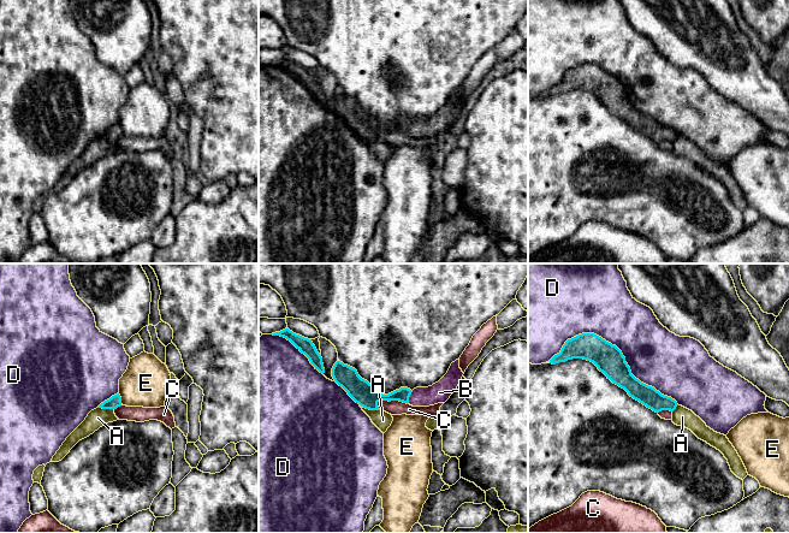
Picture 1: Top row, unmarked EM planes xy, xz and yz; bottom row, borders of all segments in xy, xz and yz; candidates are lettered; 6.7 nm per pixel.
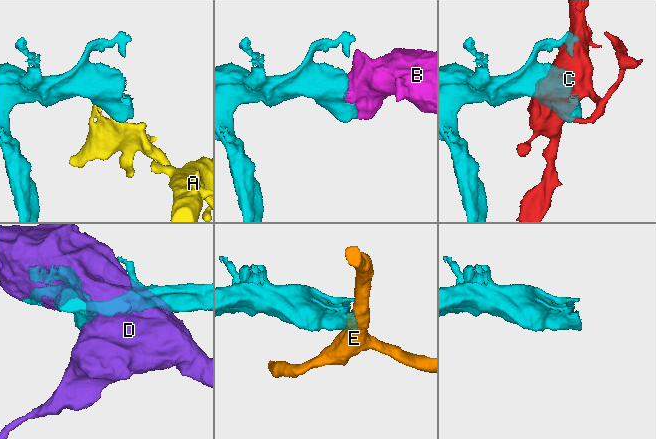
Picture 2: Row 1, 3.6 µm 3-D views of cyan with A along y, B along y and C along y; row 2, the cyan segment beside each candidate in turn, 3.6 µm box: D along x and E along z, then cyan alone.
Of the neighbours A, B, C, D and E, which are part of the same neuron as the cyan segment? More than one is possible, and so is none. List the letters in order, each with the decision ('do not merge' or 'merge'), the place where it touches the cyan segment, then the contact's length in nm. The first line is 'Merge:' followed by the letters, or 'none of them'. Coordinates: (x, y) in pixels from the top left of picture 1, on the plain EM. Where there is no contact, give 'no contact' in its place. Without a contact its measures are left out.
Merge: B
A: do not merge; meets cyan in xz at (369, 140); contact 140 nm long
B: merge; meets cyan in xz at (409, 126); contact 100 nm long
C: do not merge; meets cyan in xz at (392, 130); contact 200 nm long
D: do not merge; meets cyan in yz at (617, 78); contact 900 nm long
E: do not merge; meets cyan in xy at (120, 129); contact 80 nm long

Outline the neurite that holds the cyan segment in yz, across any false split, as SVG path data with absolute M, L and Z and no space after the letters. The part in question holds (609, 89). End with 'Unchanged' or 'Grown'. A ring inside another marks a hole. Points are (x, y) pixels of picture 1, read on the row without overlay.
M582 64L568 70L560 83L550 90L550 94L556 95L573 89L593 93L607 109L655 143L662 141L674 142L678 136L671 128L662 125L654 118L636 109L631 105L622 82L594 64Z. Unchanged

